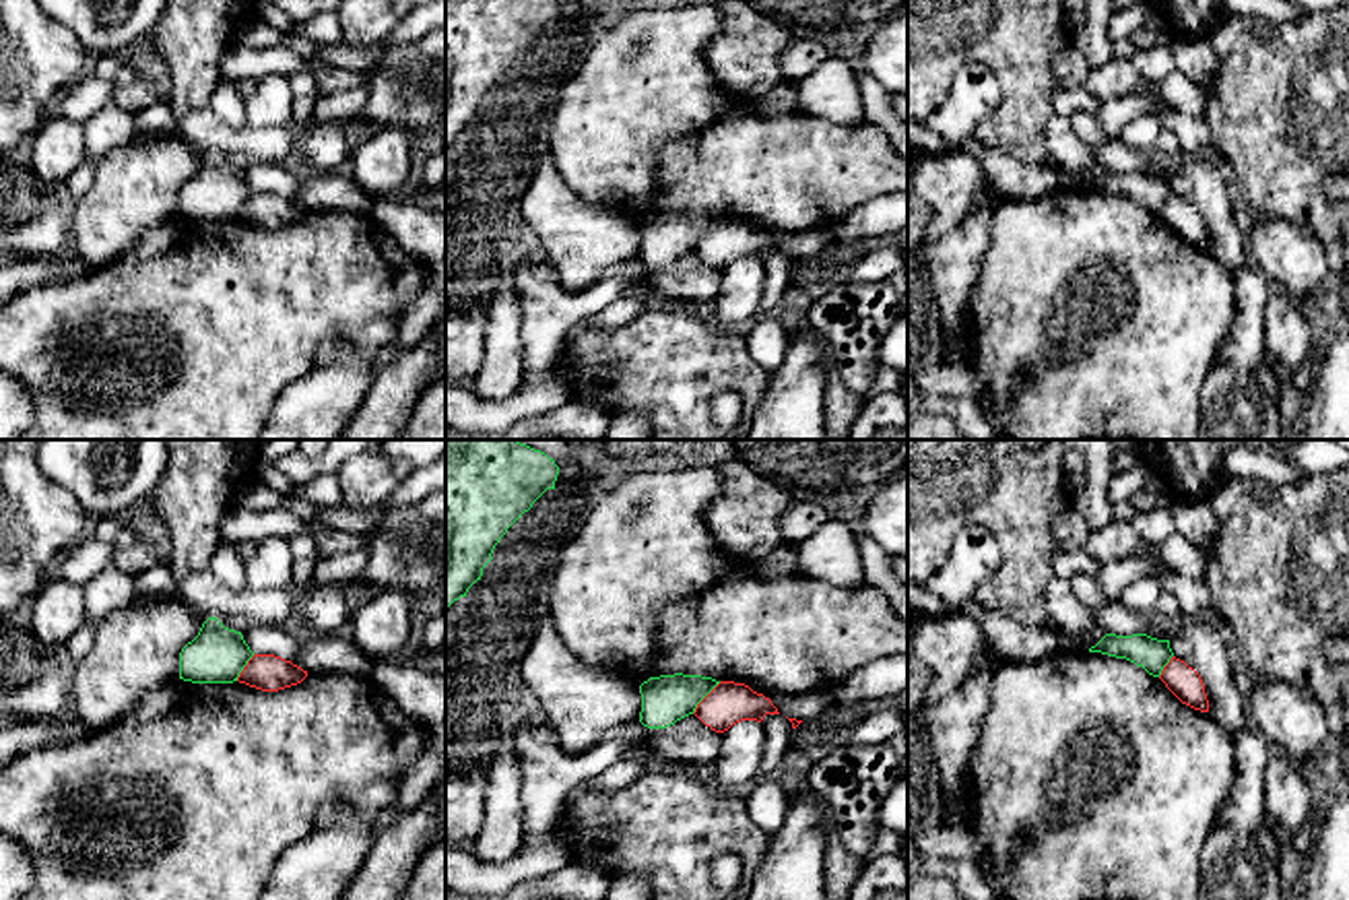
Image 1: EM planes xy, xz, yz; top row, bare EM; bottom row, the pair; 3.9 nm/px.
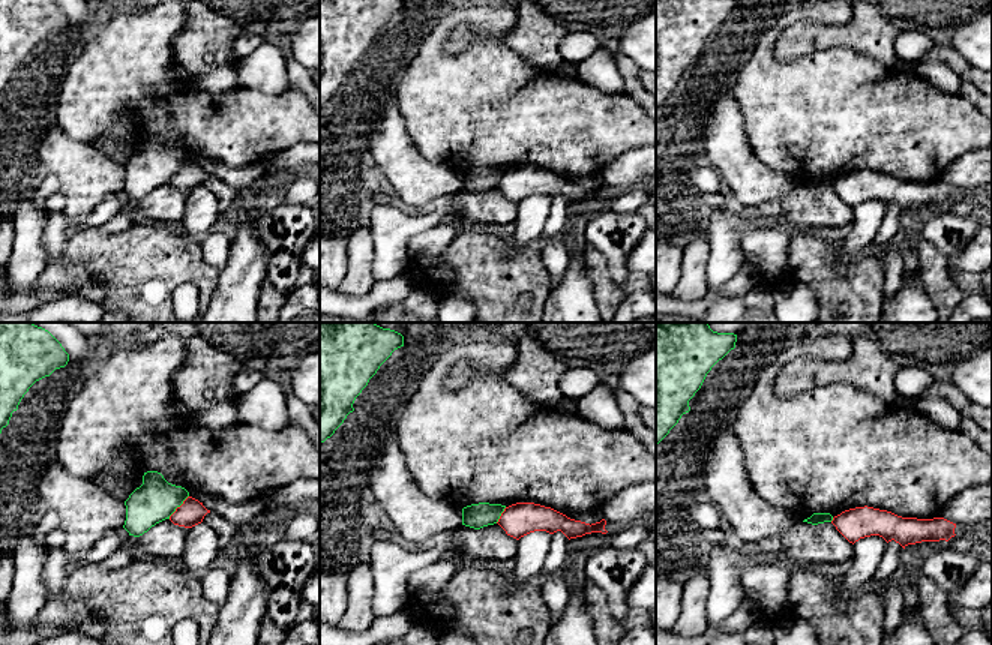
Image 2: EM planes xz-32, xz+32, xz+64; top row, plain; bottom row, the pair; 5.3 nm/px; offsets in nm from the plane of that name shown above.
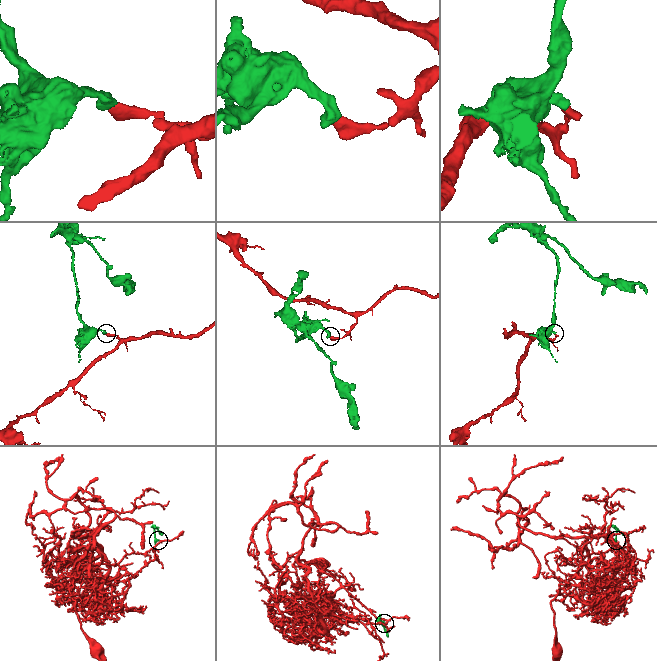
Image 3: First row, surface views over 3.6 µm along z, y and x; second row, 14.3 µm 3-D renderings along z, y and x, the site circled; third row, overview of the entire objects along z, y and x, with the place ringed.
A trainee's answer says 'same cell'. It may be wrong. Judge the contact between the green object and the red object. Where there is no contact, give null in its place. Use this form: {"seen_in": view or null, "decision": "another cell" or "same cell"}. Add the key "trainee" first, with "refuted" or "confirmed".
{"trainee": "refuted", "seen_in": "xz", "decision": "another cell"}

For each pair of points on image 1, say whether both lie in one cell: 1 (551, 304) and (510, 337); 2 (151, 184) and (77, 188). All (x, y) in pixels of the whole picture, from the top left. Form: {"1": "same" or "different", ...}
{"1": "different", "2": "different"}

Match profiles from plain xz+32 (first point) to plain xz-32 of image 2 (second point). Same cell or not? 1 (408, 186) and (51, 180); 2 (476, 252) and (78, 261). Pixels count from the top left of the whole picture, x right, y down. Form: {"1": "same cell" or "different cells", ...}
{"1": "different cells", "2": "same cell"}

